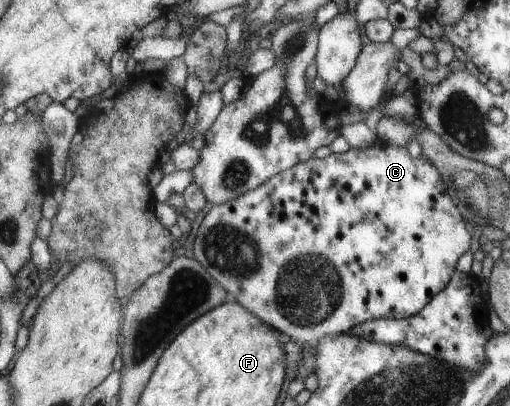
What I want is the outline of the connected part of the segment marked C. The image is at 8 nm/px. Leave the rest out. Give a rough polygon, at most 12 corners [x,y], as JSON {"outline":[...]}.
{"outline":[[406,148],[208,206],[196,261],[312,347],[420,312],[470,233]]}

